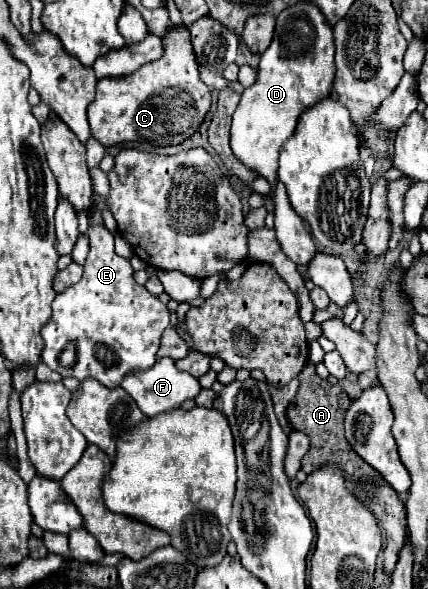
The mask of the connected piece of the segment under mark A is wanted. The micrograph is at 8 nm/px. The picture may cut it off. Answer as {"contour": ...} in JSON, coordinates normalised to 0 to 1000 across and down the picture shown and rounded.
{"contour":[[[731,615],[713,618],[713,625],[699,632],[699,645],[703,645],[703,655],[699,655],[689,676],[675,683],[671,710],[689,730],[703,730],[727,744],[727,764],[717,767],[717,774],[708,774],[703,795],[717,805],[727,805],[764,788],[783,788],[801,798],[815,835],[871,869],[871,876],[886,883],[886,890],[900,900],[900,917],[904,917],[900,920],[900,971],[918,971],[918,964],[932,951],[932,937],[946,927],[946,913],[951,913],[946,852],[871,791],[862,791],[853,781],[843,781],[843,774],[834,774],[834,767],[811,750],[806,730],[801,730],[801,710],[806,710],[811,693],[820,689],[820,676],[811,672],[811,666],[792,652],[778,655],[764,645],[745,642]]]}

